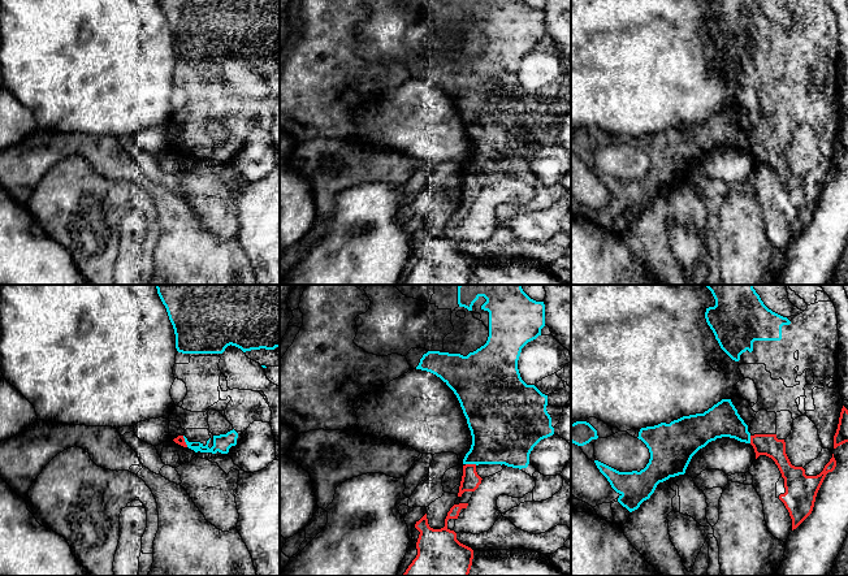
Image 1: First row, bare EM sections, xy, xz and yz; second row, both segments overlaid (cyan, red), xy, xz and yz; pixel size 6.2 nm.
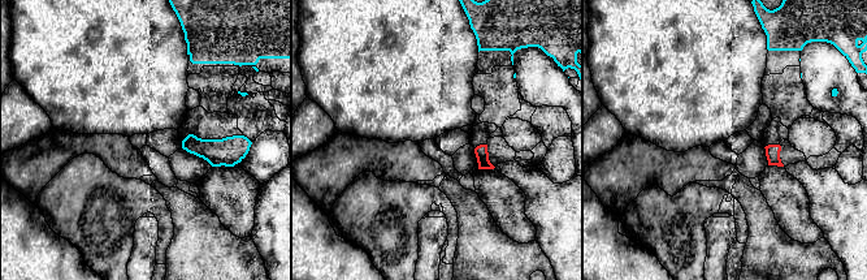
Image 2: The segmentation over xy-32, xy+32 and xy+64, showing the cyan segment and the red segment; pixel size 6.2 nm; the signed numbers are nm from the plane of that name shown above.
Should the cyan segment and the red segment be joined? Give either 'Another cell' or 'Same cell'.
Another cell

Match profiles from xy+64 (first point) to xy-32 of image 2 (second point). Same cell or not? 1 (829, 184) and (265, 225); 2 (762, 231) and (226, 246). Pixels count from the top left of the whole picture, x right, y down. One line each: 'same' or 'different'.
1: same
2: same

